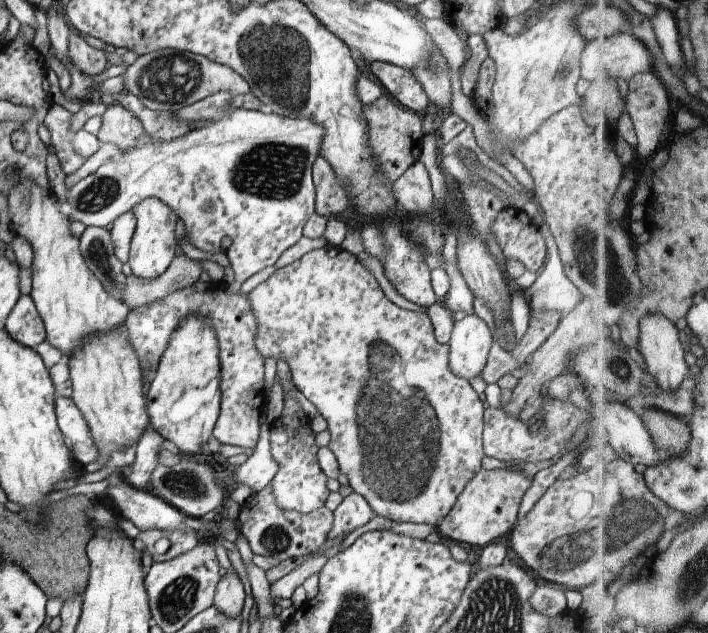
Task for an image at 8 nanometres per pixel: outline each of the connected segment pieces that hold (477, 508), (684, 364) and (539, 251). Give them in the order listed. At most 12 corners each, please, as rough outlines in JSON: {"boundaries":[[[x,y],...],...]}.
{"boundaries":[[[481,468],[437,524],[483,546],[513,530],[532,476]],[[668,315],[641,322],[639,352],[662,389],[688,378],[684,332]],[[506,206],[493,226],[506,260],[538,273],[547,244],[534,220]]]}

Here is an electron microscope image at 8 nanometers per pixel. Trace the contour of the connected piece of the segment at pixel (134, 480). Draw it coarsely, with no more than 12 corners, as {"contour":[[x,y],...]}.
{"contour":[[148,426],[125,479],[143,489],[158,465],[164,438]]}

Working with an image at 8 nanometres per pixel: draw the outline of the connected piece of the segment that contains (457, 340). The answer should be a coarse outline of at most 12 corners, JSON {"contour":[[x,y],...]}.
{"contour":[[476,313],[454,323],[452,372],[467,381],[483,372],[497,335]]}

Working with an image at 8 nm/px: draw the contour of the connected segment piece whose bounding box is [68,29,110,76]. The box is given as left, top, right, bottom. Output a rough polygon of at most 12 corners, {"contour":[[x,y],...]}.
{"contour":[[72,29],[68,58],[90,76],[110,65],[106,52]]}

